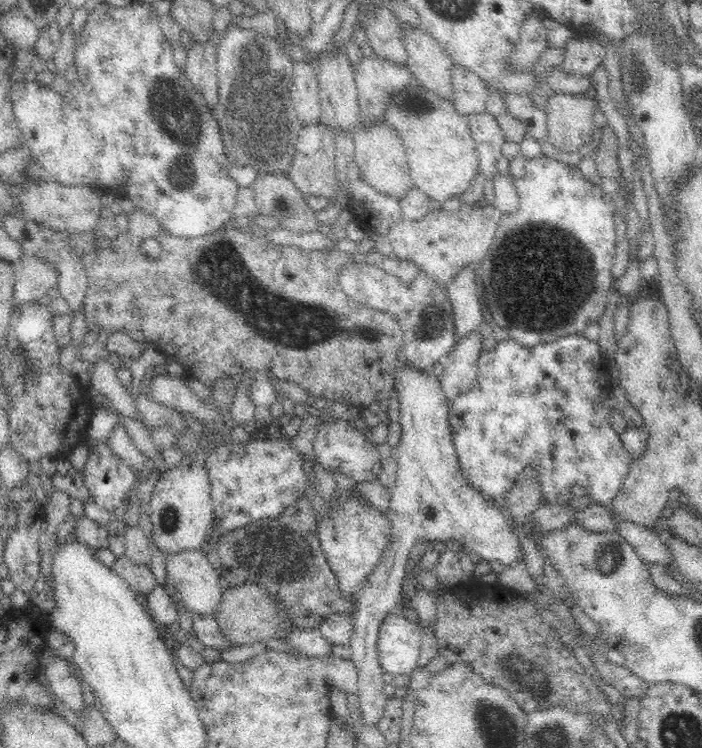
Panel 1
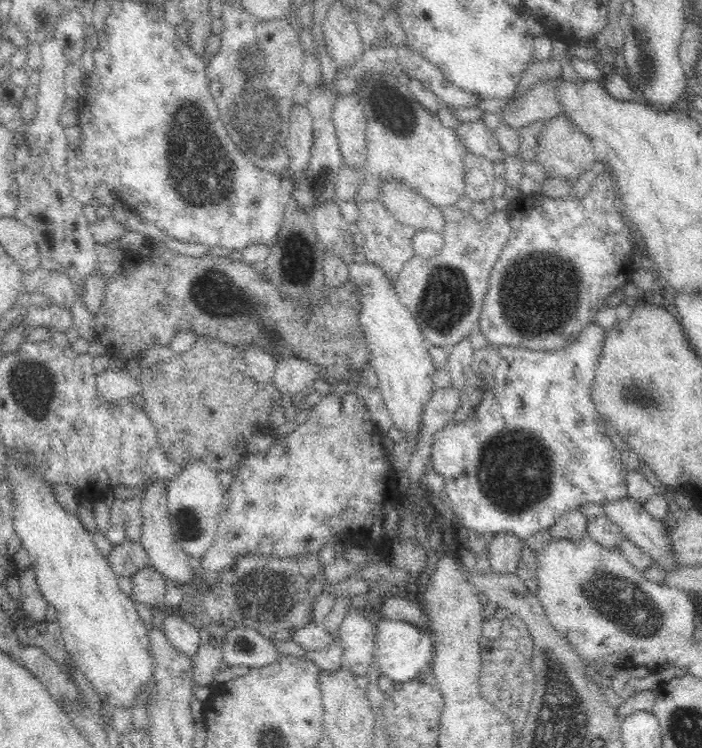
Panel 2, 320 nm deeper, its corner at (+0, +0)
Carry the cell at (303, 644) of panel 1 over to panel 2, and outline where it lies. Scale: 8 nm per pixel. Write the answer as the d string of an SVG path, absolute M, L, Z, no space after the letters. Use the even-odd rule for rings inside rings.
M234 628L226 633L221 651L222 666L227 668L260 668L281 657L276 644L250 628Z

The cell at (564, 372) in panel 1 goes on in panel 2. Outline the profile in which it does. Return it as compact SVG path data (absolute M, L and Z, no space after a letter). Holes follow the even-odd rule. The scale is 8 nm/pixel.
M592 322L582 329L582 332L566 346L552 350L532 350L522 347L500 347L500 362L493 375L485 381L484 393L478 408L463 423L448 423L441 428L434 437L431 448L429 471L438 472L444 477L446 496L452 505L452 511L460 524L470 532L482 535L487 539L502 533L512 533L524 542L533 534L548 531L554 526L559 517L572 511L580 511L587 504L606 504L608 500L620 500L627 497L627 474L619 459L619 453L614 444L606 435L605 425L592 405L590 399L590 384L596 372L598 358L602 354L604 342L604 329Z

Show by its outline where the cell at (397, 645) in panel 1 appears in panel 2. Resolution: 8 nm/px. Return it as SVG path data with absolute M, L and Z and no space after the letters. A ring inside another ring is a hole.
M376 619L376 623L376 656L381 675L394 683L406 683L415 680L429 668L433 656L433 639L428 630L403 621Z

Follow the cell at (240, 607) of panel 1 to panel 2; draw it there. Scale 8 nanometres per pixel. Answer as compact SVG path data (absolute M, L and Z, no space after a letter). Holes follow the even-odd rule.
M201 644L196 655L191 658L193 669L193 685L202 688L215 688L213 684L216 675L222 668L222 651L213 644Z

